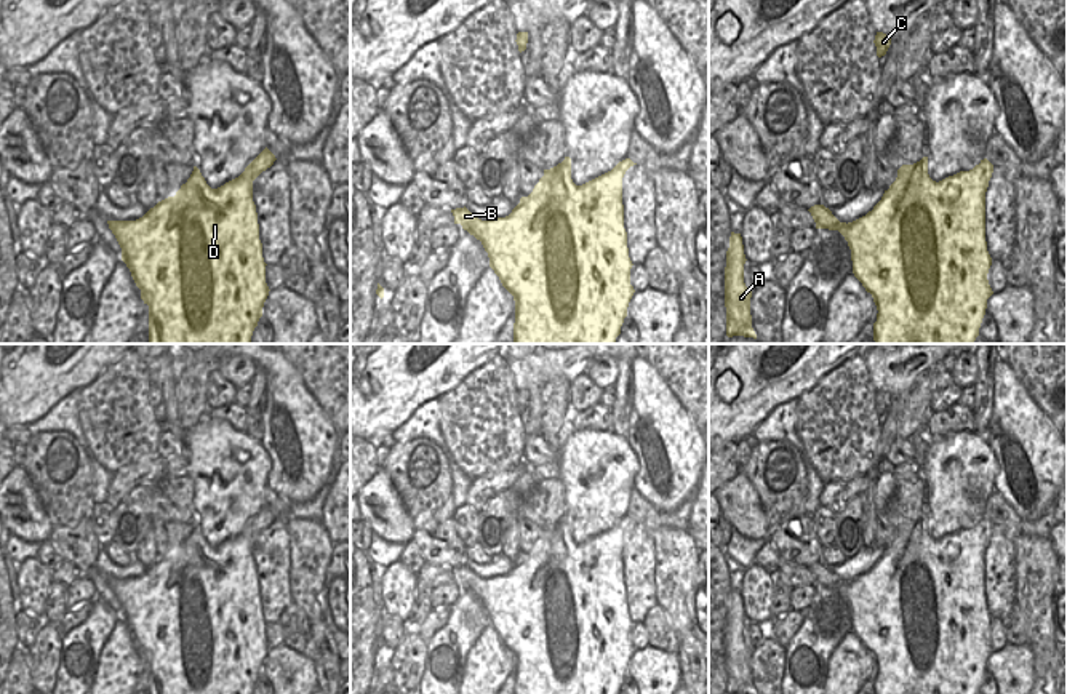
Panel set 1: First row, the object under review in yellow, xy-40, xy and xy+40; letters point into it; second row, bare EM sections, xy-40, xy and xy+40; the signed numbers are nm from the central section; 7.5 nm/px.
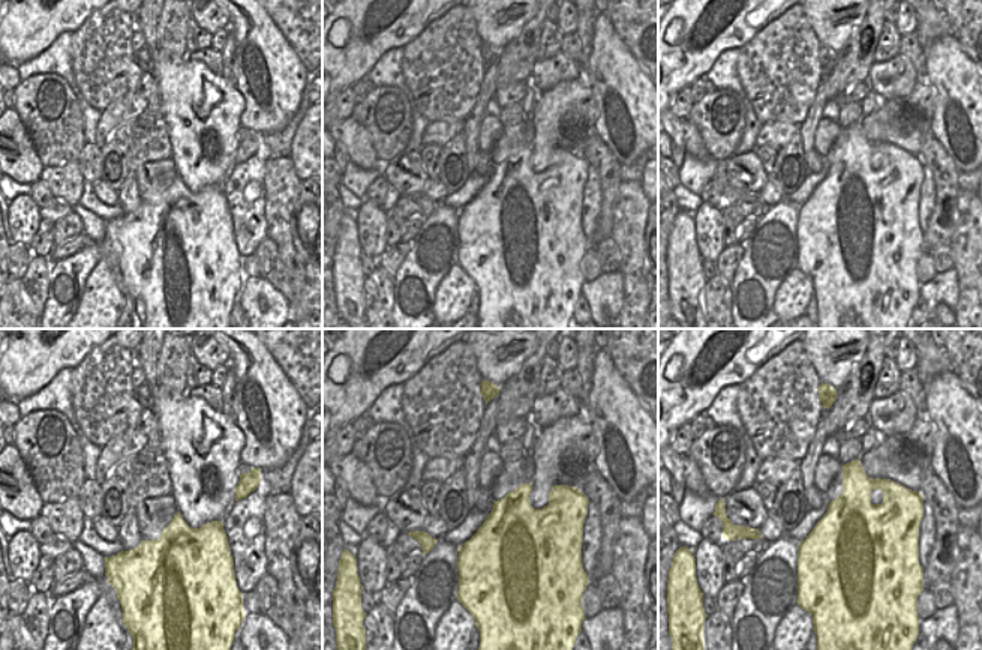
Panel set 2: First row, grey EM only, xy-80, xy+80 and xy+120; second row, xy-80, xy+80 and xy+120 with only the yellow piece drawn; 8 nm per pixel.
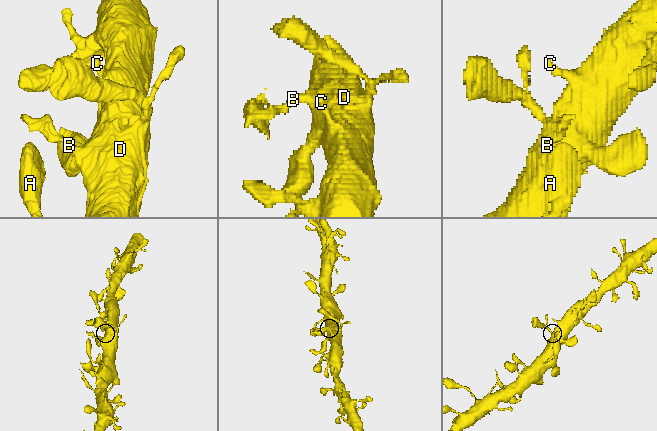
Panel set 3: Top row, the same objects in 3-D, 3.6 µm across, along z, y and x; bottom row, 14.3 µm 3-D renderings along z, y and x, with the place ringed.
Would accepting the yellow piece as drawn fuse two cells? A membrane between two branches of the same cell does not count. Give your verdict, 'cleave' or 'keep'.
keep

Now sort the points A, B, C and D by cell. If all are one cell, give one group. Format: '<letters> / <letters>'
A B C D

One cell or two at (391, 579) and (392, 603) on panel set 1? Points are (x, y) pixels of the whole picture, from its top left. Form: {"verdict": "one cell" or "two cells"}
{"verdict": "one cell"}

